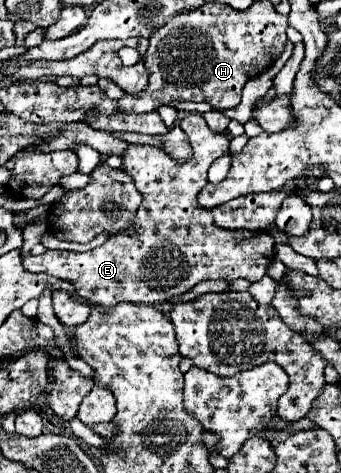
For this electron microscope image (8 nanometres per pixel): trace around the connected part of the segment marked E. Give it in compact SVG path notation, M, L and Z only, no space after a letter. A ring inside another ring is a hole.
M190 112L180 126L194 148L192 158L184 164L178 164L154 146L128 146L122 154L122 170L144 196L128 230L110 236L106 244L82 254L60 250L46 250L40 256L26 254L22 260L24 270L74 280L78 296L106 308L114 308L120 302L166 302L170 296L184 294L204 280L230 282L244 278L258 282L274 260L274 238L268 232L222 230L214 224L212 212L202 212L196 200L198 192L208 184L208 168L214 160L228 154L230 140L212 132L196 112Z

